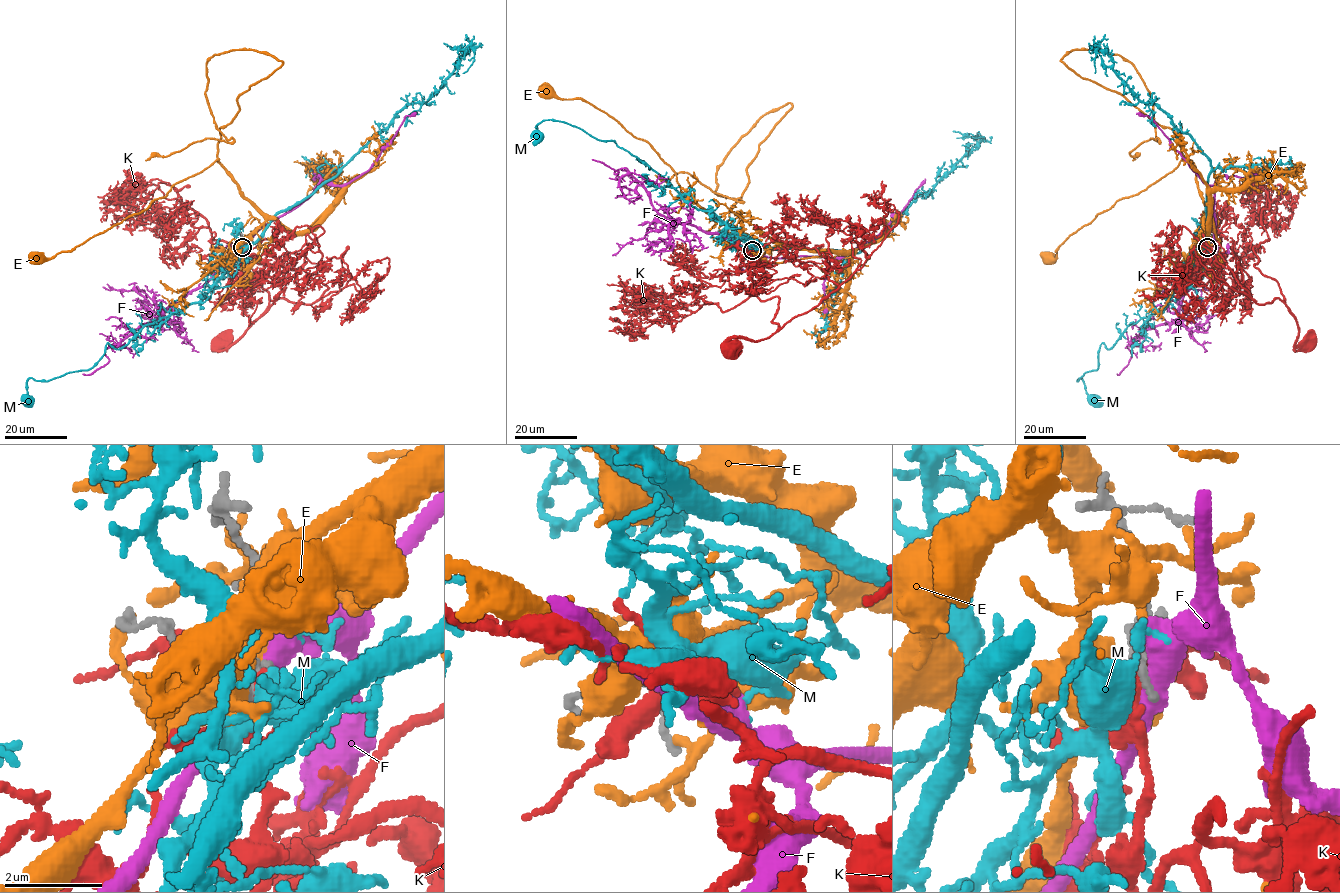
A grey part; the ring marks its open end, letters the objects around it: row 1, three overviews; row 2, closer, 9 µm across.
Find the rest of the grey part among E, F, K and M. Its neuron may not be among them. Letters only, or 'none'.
M

